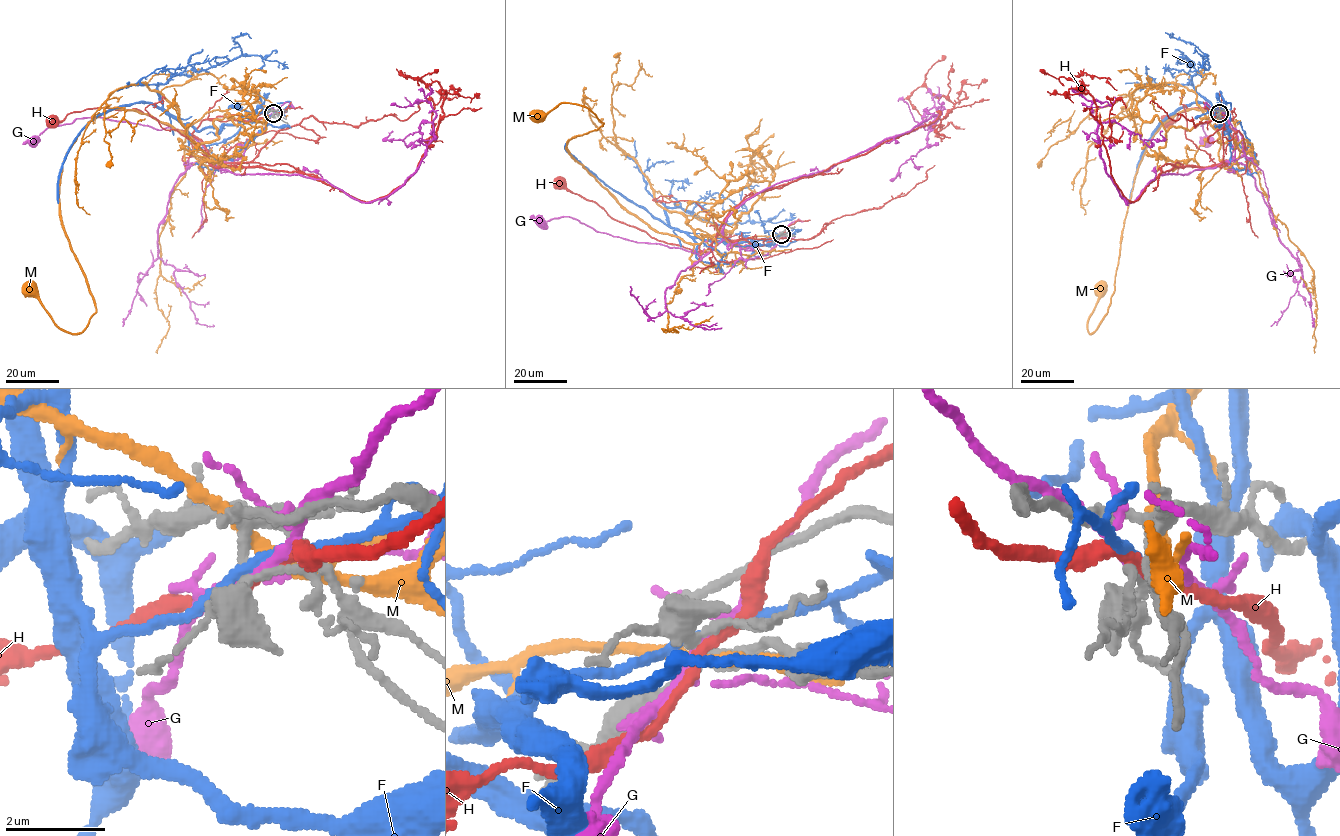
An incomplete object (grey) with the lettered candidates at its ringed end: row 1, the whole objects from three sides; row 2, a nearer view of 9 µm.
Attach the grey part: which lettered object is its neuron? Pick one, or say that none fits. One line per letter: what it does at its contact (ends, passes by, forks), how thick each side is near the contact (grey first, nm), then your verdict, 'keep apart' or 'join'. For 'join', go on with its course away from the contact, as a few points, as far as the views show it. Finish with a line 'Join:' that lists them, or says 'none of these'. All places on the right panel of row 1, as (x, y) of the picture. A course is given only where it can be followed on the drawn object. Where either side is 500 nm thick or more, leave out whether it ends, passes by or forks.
F: it passes by | 260/190 nm | join | via (1219, 113), (1226, 124), (1228, 112), (1226, 134), (1203, 103), (1184, 106), (1166, 117), (1144, 147), (1127, 203)
G: it forks | 260/150 nm | keep apart
H: it passes by | 220/200 nm | keep apart
M: it passes by | 300/200 nm | keep apart
Join: F

